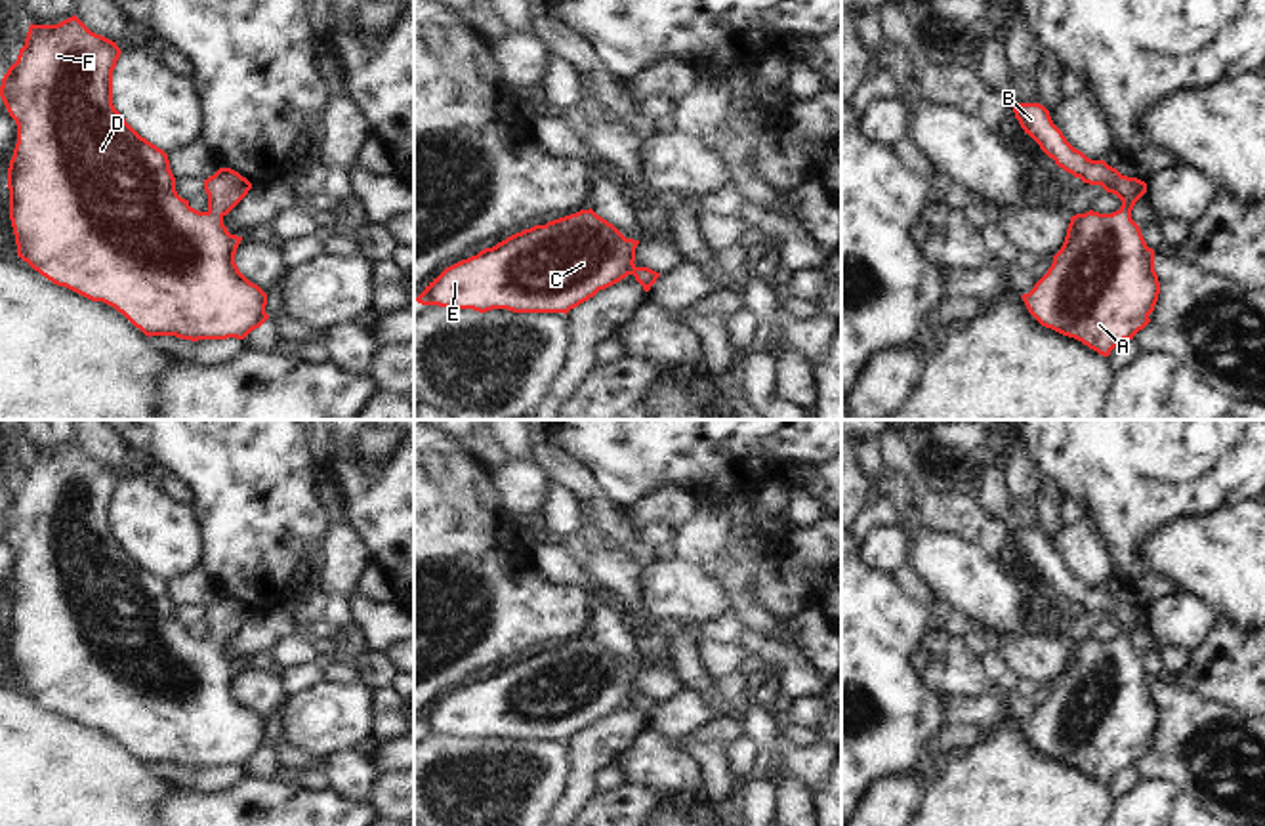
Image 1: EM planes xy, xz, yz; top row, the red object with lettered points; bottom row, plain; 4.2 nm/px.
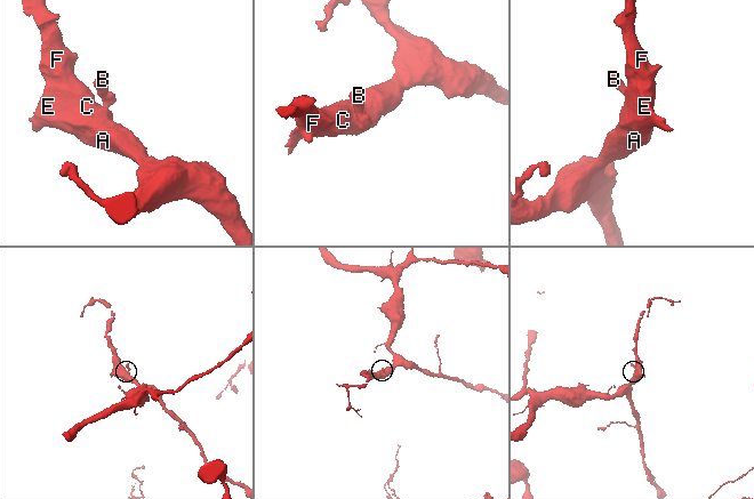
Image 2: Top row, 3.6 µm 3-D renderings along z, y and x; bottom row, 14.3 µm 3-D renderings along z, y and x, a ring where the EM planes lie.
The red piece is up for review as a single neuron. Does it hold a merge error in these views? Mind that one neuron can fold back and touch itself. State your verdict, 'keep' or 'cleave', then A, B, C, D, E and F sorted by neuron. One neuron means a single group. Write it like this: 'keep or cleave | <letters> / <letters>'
keep | A B C D E F

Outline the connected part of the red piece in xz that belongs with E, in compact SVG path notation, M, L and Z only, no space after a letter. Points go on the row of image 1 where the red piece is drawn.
M591 208L580 210L446 267L416 301L479 313L567 315L628 275L649 292L660 273L633 263L637 244Z

